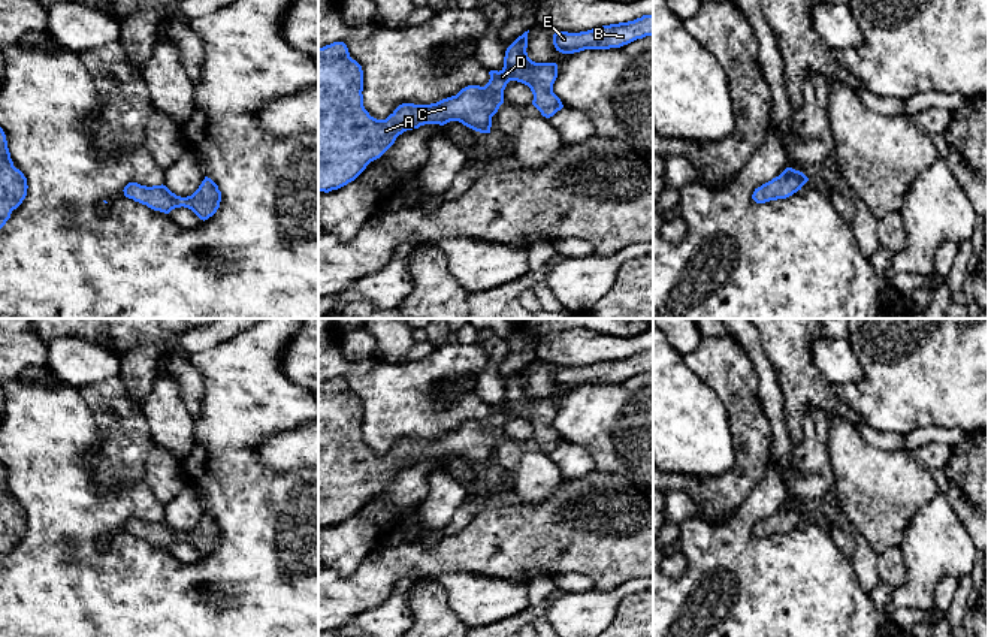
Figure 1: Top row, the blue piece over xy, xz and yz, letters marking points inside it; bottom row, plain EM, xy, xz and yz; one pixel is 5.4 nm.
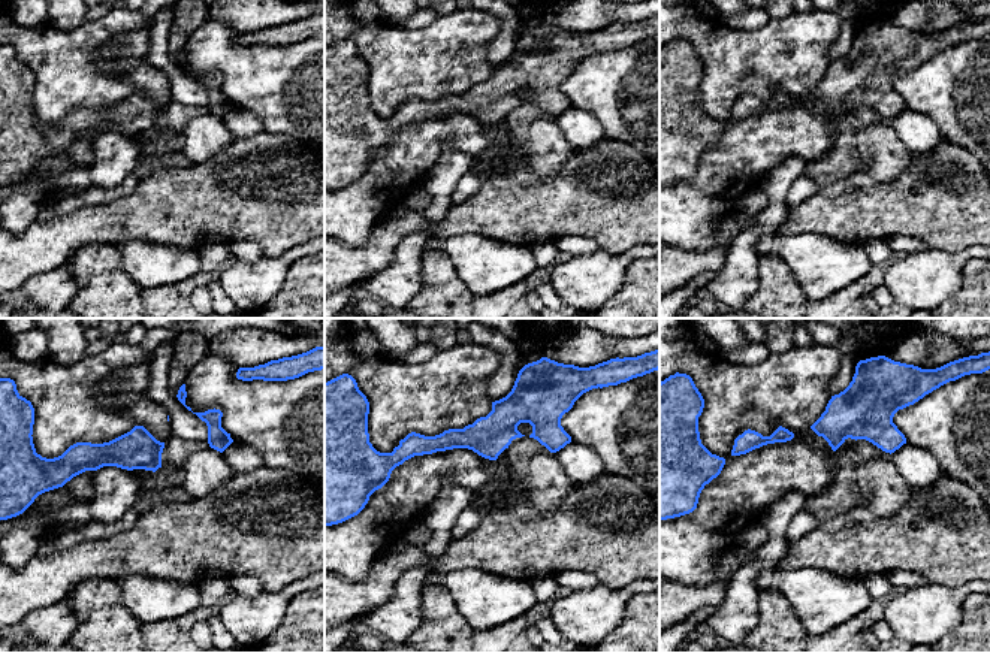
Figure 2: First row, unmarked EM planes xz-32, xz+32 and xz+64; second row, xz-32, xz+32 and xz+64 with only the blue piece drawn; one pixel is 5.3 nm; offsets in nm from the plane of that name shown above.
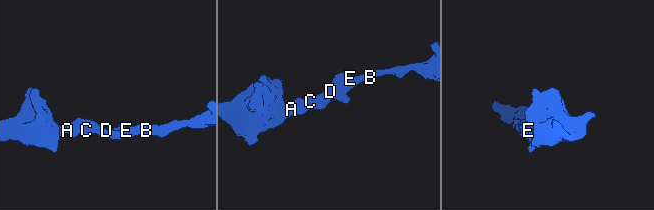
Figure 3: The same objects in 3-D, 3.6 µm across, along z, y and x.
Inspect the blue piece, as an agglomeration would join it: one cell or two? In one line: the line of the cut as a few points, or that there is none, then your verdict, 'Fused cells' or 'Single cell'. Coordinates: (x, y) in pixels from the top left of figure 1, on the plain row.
No split. Single cell

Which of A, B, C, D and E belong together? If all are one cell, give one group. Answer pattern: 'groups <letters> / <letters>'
groups A B C D E

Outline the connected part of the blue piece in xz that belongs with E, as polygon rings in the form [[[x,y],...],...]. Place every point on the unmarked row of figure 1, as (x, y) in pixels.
[[[653,350],[580,368],[555,366],[553,380],[562,389],[574,389],[584,384],[620,383],[646,371],[653,371]]]

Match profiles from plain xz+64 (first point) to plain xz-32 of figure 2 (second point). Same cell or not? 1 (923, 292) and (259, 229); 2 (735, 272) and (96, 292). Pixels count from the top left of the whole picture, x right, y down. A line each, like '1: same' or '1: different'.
1: different
2: different

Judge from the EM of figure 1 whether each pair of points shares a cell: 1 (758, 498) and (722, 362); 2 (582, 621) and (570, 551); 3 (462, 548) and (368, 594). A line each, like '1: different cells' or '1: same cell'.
1: different cells
2: different cells
3: same cell

